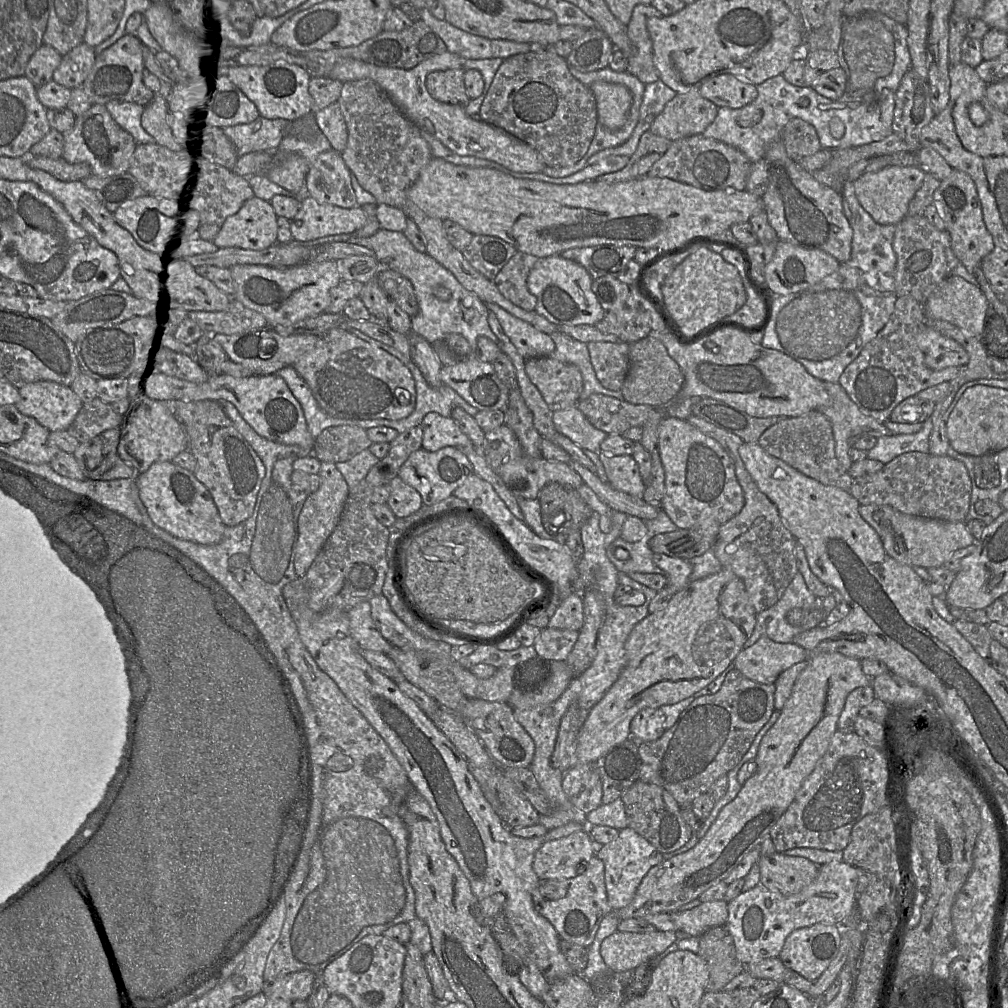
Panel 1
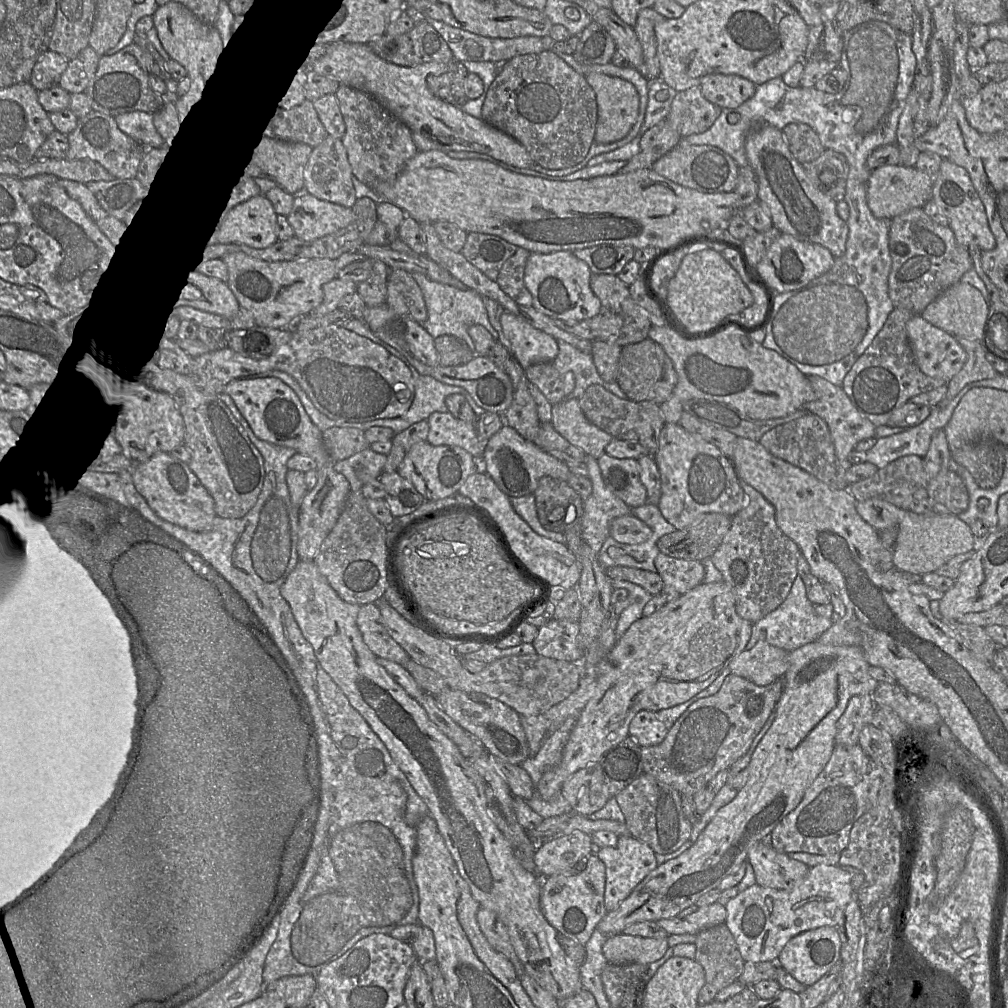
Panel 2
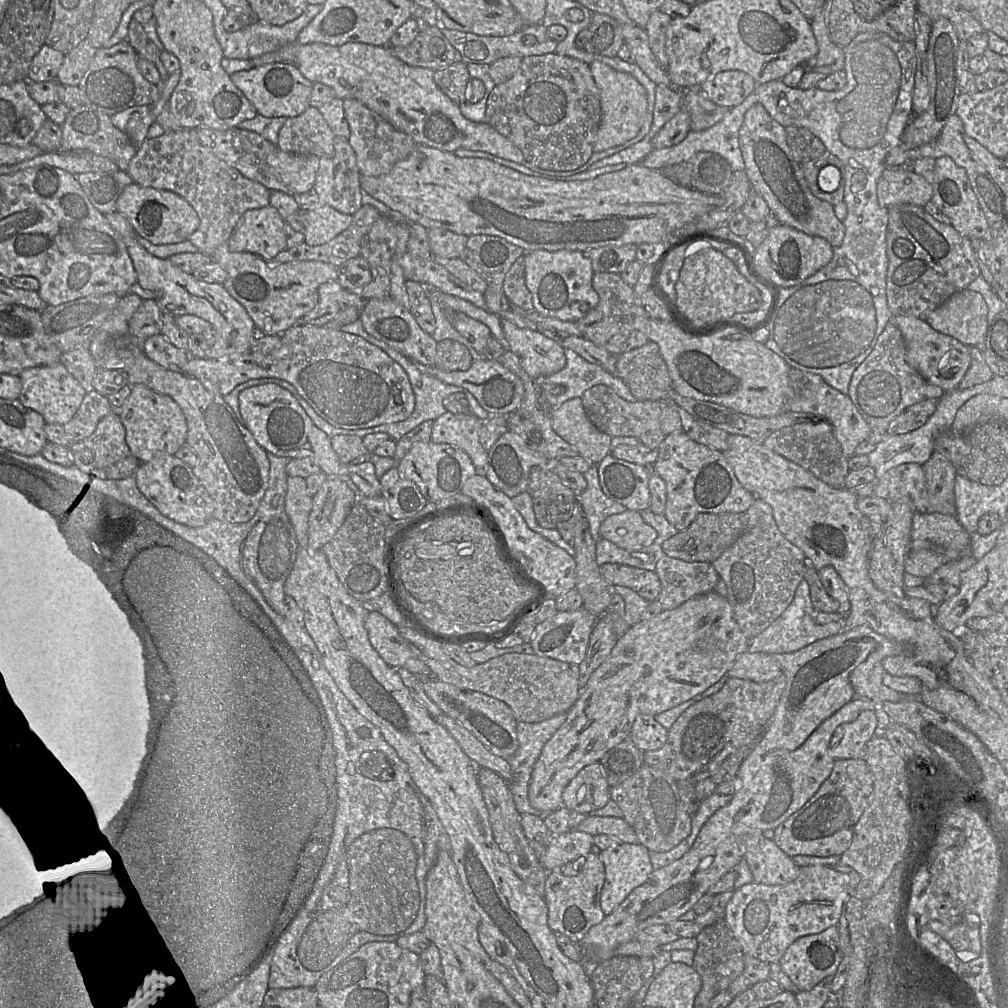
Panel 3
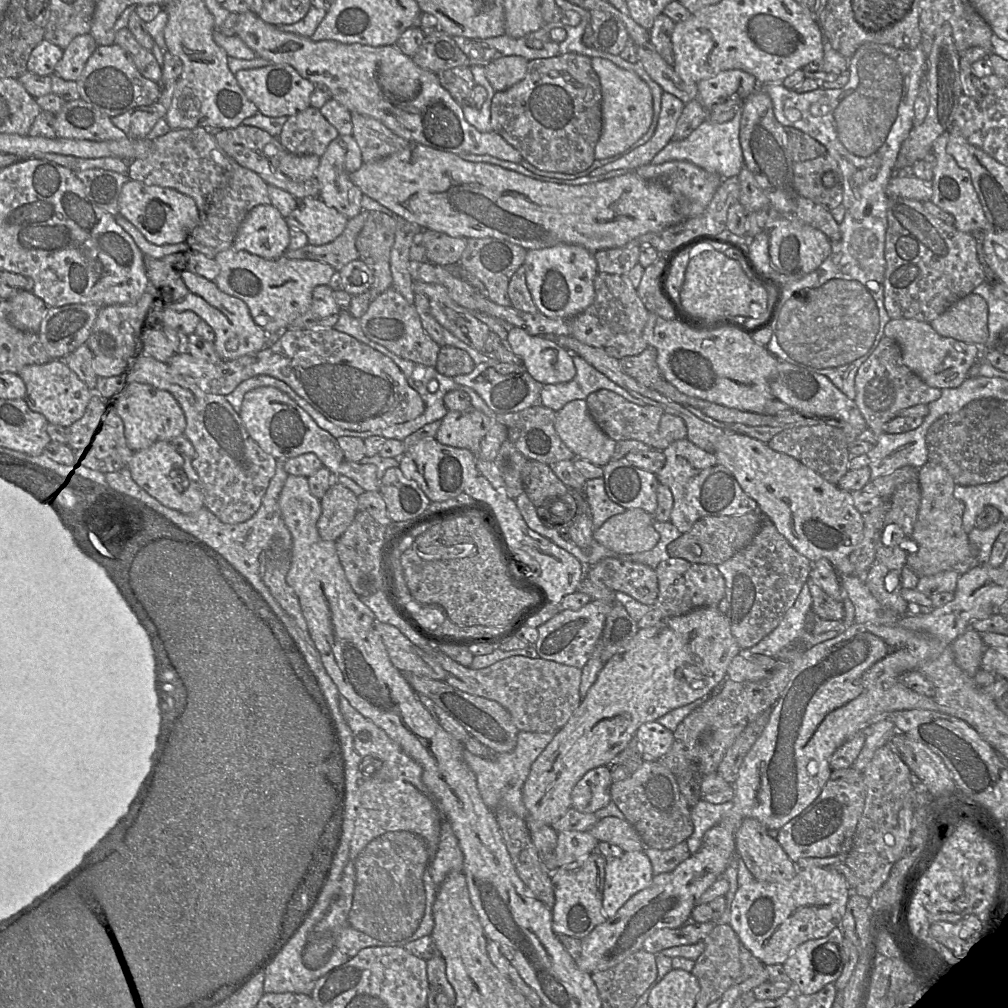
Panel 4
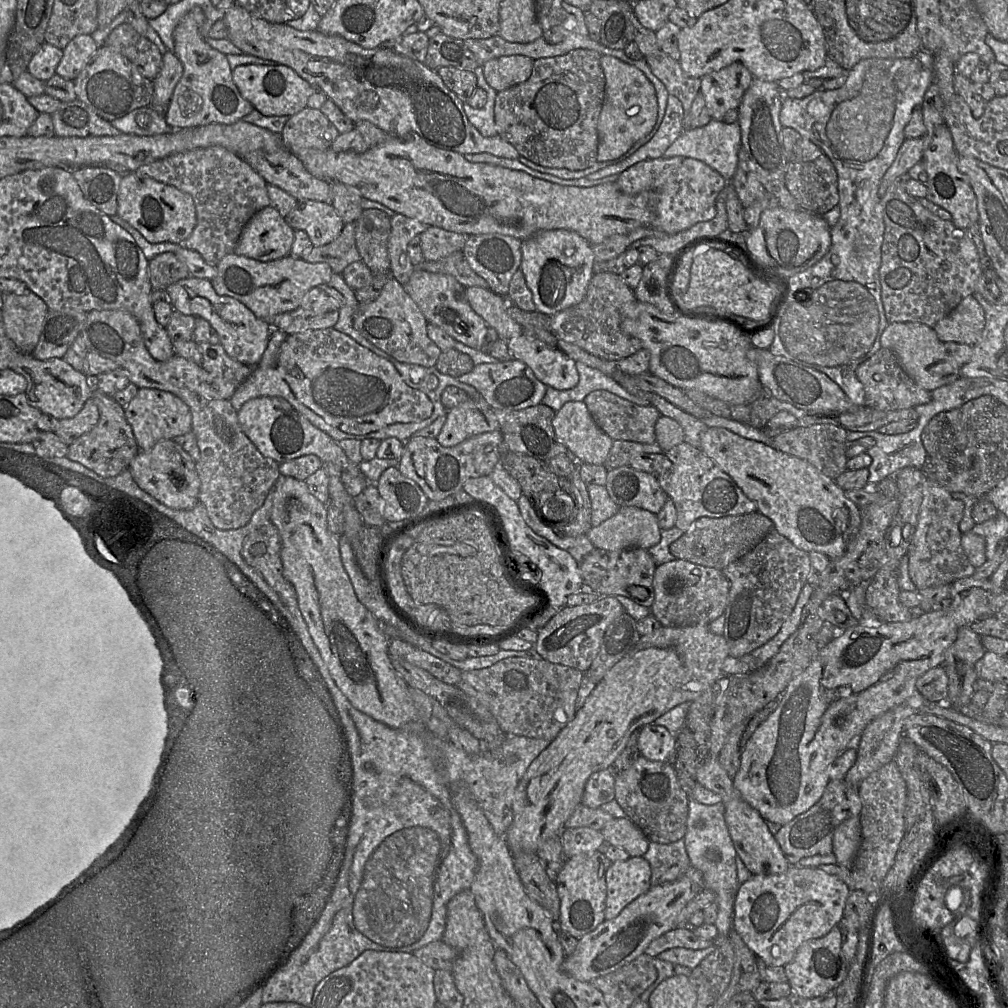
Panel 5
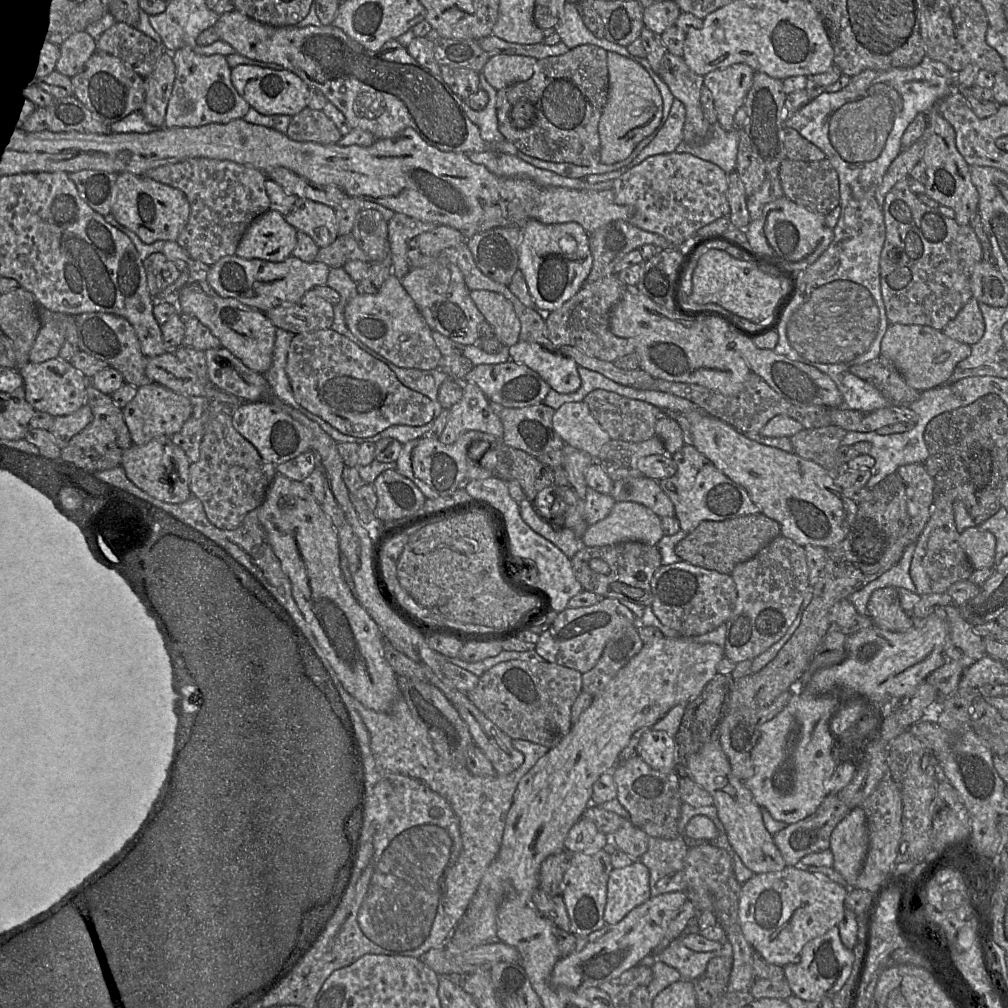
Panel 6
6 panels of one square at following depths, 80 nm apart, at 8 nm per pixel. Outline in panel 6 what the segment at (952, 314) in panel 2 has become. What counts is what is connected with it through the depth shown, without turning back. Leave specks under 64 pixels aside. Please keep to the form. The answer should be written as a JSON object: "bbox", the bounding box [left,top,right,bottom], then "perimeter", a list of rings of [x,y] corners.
{"bbox":[942,297,984,346],"perimeter":[[[973,297],[942,330],[947,337],[970,346],[982,338],[984,331],[984,319]]]}

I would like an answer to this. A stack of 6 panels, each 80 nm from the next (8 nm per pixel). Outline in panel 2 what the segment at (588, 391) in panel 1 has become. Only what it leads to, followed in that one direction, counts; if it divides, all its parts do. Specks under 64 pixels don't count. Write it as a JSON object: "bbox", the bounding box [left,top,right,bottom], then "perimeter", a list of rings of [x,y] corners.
{"bbox":[552,340,628,401],"perimeter":[[[562,340],[556,341],[559,351],[552,361],[553,365],[560,372],[572,372],[575,377],[574,390],[563,401],[579,400],[585,390],[591,385],[601,385],[619,398],[628,399],[617,381],[606,382],[600,377],[591,354],[586,354]]]}

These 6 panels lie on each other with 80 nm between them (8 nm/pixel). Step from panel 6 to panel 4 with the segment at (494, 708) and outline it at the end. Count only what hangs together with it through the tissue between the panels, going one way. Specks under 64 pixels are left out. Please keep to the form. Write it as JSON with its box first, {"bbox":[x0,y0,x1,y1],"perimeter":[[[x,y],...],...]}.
{"bbox":[428,648,581,733],"perimeter":[[[435,648],[434,652],[428,653],[428,654],[431,655],[446,671],[445,682],[447,684],[463,692],[476,695],[476,696],[480,696],[480,697],[484,697],[486,699],[498,702],[510,713],[512,721],[514,725],[517,727],[518,731],[557,733],[568,722],[568,720],[570,719],[574,711],[578,708],[579,704],[581,703],[581,697],[579,694],[579,687],[580,687],[580,682],[581,682],[581,669],[573,667],[573,666],[564,665],[561,663],[557,663],[555,661],[546,660],[542,658],[532,659],[532,658],[528,658],[524,656],[512,656],[512,657],[508,657],[503,660],[500,660],[486,668],[471,669],[469,667],[465,667],[457,663],[456,661],[448,657],[446,654],[439,651],[438,648]]]}

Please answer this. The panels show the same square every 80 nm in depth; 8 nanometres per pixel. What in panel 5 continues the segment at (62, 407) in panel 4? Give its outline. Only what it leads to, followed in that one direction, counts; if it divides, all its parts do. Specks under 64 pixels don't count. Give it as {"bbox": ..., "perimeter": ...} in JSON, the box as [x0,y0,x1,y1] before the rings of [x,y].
{"bbox":[9,351,93,420],"perimeter":[[[17,351],[9,368],[26,379],[26,397],[30,405],[58,420],[77,415],[93,394],[91,379],[84,372],[74,369],[63,358],[37,360],[33,355]]]}

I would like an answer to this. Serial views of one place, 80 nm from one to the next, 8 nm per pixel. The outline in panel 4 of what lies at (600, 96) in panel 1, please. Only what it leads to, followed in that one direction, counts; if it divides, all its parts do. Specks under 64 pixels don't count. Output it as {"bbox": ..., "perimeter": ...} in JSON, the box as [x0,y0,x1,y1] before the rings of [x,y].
{"bbox":[591,58,653,160],"perimeter":[[[591,58],[601,84],[602,130],[595,146],[595,159],[602,160],[624,152],[649,129],[653,118],[652,93],[636,73],[622,69],[603,58]]]}

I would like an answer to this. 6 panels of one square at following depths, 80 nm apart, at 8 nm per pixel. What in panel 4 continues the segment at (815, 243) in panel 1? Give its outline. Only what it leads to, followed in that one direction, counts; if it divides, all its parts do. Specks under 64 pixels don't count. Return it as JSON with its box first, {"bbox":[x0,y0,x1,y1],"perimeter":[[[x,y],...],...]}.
{"bbox":[739,87,840,241],"perimeter":[[[760,87],[742,104],[739,133],[744,164],[752,172],[773,208],[789,220],[798,220],[822,231],[830,241],[839,240],[840,228],[830,210],[801,196],[794,186],[794,160],[786,145],[785,127],[774,115],[770,96]]]}

